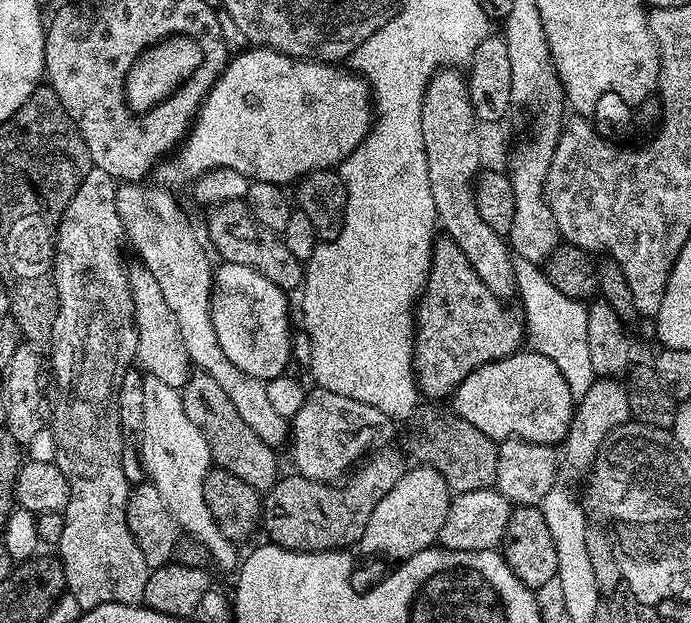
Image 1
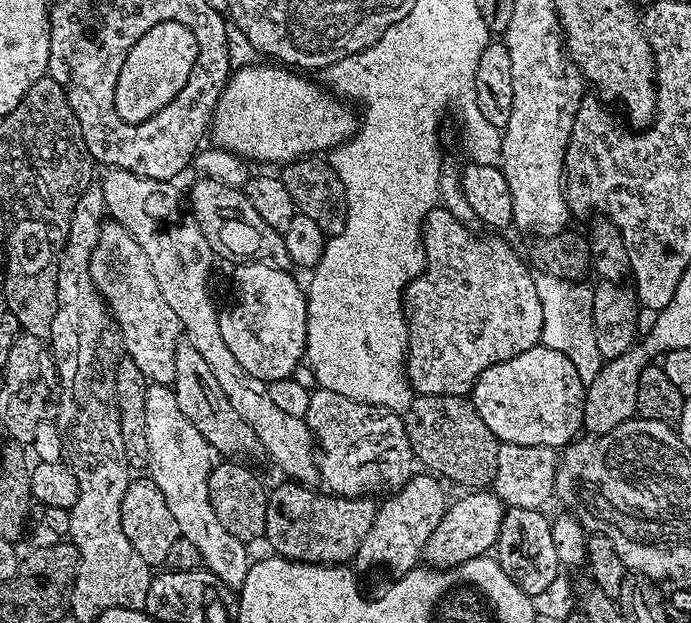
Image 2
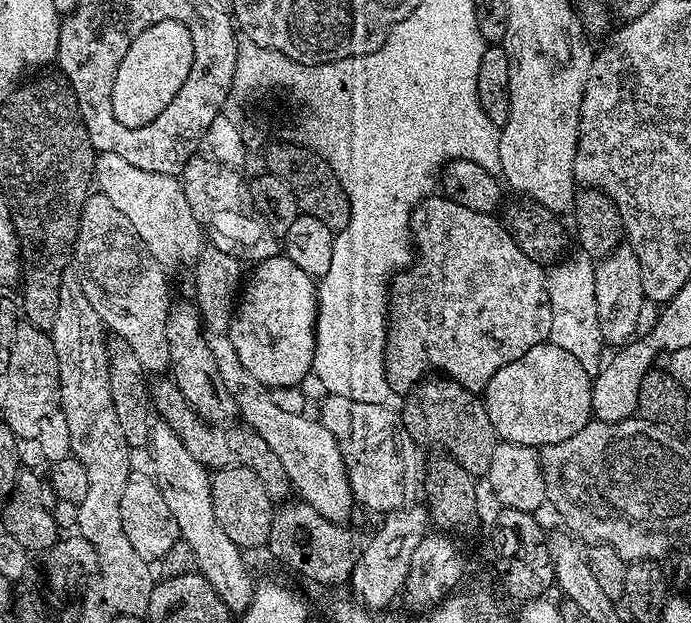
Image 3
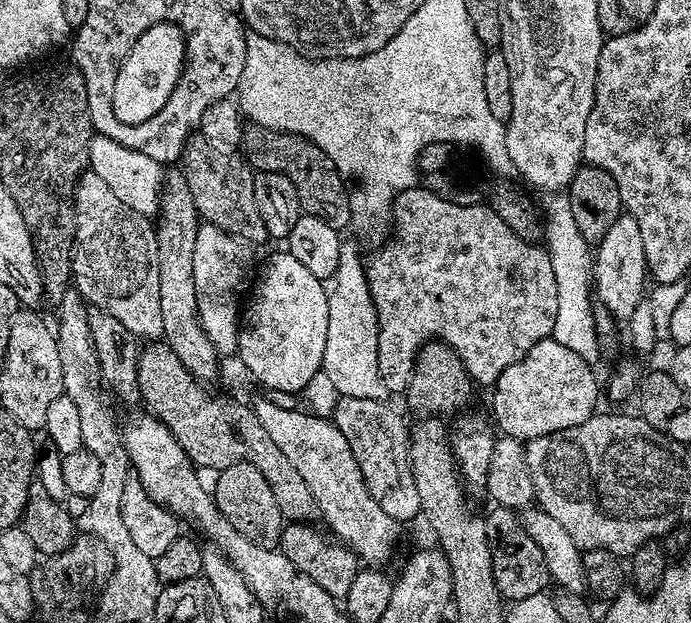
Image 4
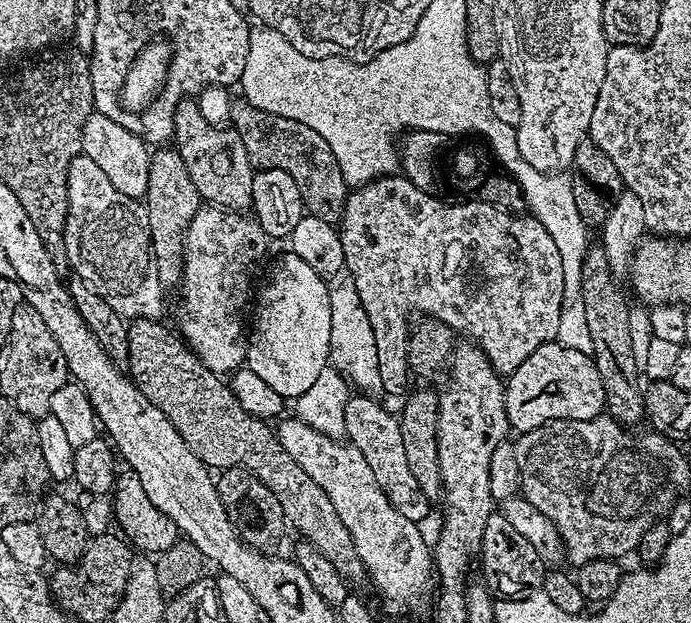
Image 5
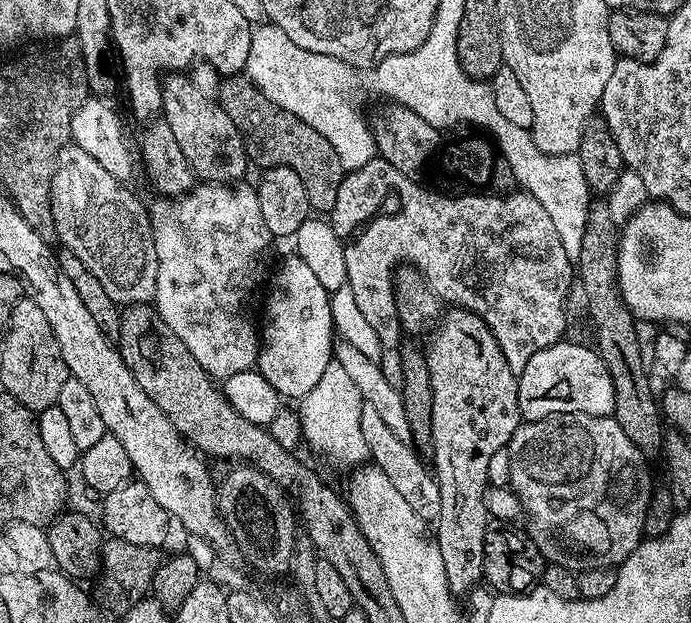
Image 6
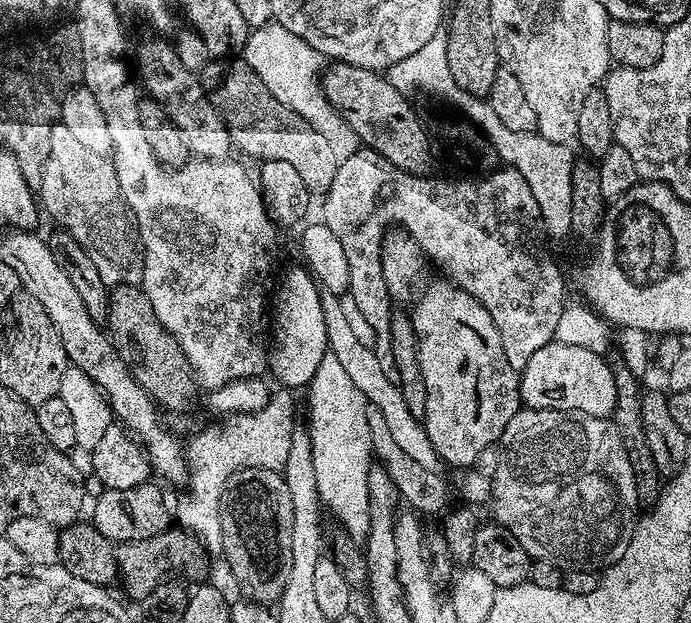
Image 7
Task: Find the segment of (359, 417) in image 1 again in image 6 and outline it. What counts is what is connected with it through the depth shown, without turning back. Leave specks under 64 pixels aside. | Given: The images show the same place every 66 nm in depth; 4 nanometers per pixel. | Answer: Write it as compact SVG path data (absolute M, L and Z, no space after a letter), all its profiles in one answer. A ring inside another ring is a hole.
M368 404L364 405L361 416L362 438L366 440L368 454L373 465L376 465L390 478L391 485L402 494L407 505L420 515L424 521L435 522L440 517L442 498L438 494L435 475L416 458L417 451L402 441L382 422L381 416Z

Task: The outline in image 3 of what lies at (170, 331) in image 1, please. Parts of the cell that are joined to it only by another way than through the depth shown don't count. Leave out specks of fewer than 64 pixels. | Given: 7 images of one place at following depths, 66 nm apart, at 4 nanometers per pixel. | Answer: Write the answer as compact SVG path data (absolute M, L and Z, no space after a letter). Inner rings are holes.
M93 191L84 199L80 211L80 233L76 236L75 255L84 263L83 286L90 306L98 310L105 329L121 336L134 349L145 373L160 374L169 367L170 350L166 346L168 321L168 280L165 269L150 254L138 238L130 218L114 207L114 202L100 191ZM156 372L156 373L152 373Z

